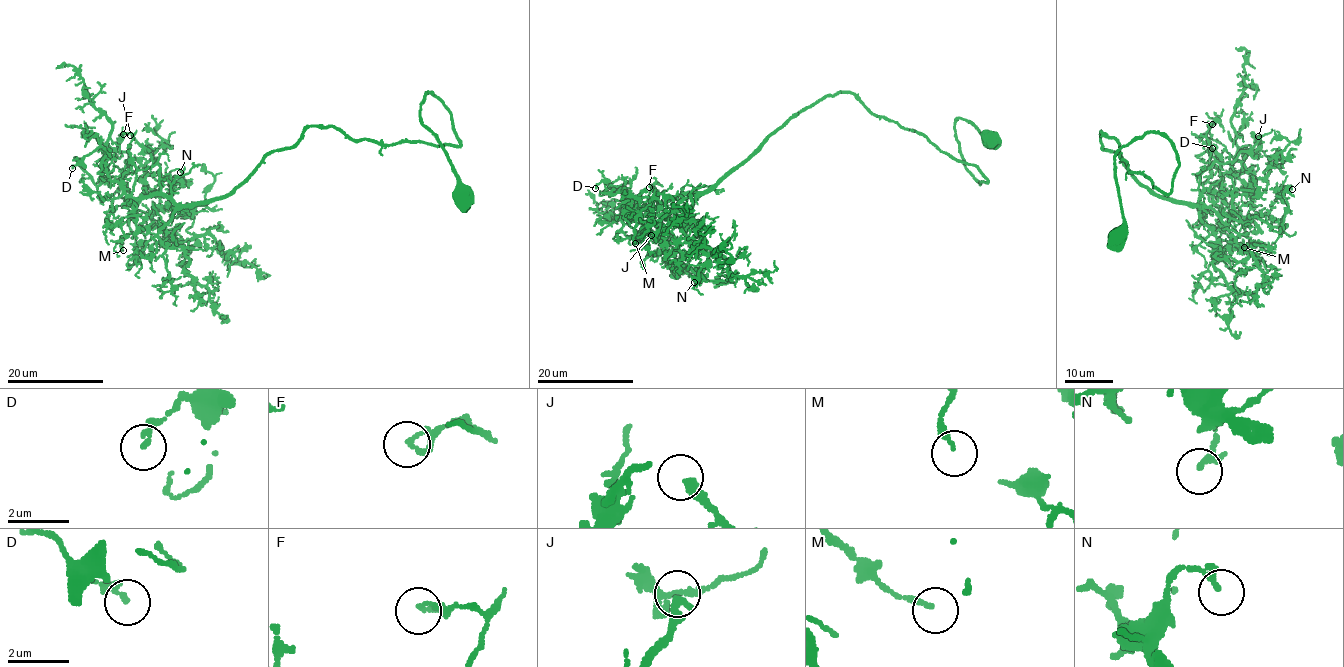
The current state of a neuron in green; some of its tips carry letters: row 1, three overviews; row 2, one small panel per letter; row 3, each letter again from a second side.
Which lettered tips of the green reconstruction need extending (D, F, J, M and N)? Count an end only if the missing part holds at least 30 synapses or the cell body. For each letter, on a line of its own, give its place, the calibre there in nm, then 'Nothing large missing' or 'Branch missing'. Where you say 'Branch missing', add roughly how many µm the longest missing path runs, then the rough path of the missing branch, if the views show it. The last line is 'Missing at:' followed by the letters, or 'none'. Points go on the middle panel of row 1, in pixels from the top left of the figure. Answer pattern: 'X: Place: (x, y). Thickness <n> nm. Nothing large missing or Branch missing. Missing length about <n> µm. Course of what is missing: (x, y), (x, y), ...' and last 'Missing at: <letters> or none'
D: Place: (595, 188). Thickness 190 nm. Nothing large missing
F: Place: (649, 187). Thickness 190 nm. Nothing large missing
J: Place: (651, 235). Thickness 280 nm. Branch missing. Missing length about 15 µm. Course of what is missing: (651, 235), (651, 232), (633, 254)
M: Place: (635, 243). Thickness 180 nm. Nothing large missing
N: Place: (694, 282). Thickness 140 nm. Nothing large missing
Missing at: J

